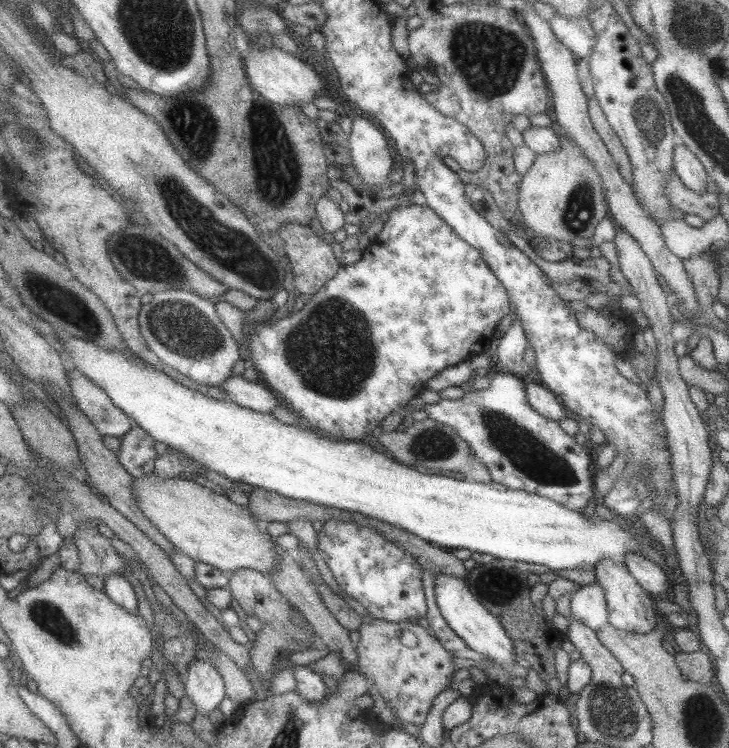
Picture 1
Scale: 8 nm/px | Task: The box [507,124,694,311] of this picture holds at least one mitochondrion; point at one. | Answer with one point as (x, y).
(580, 207)

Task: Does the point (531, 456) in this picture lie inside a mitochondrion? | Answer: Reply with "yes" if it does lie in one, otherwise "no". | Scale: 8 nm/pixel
yes

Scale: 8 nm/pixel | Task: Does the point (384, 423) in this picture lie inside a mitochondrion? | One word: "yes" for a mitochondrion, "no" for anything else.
no

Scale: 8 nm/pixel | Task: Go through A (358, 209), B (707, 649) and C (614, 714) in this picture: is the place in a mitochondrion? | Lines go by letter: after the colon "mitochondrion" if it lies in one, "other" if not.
A: other
B: other
C: mitochondrion

